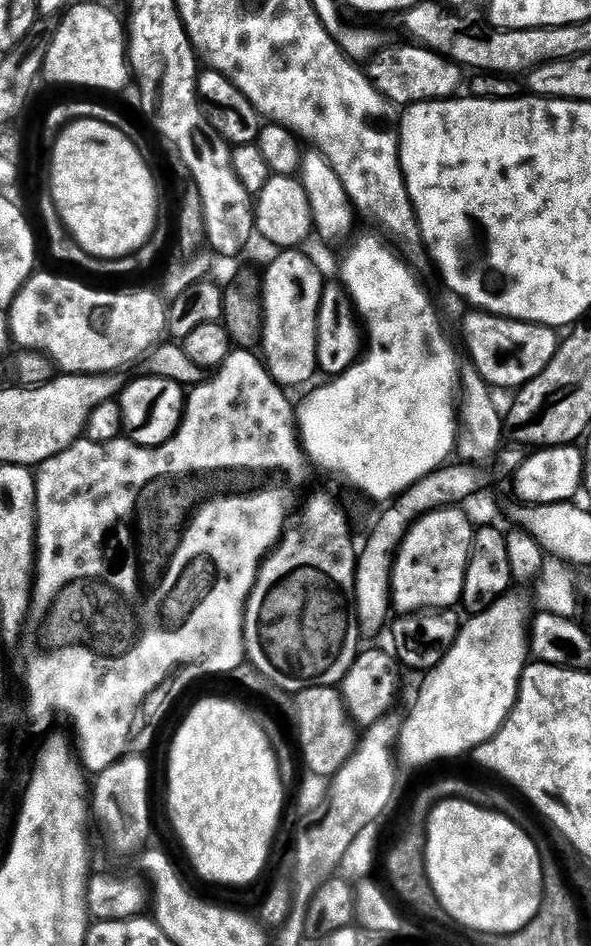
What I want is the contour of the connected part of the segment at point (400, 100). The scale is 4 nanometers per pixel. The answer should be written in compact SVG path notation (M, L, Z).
M423 46L381 49L369 63L369 79L391 102L405 108L422 101L453 99L464 80L465 71L458 65Z

